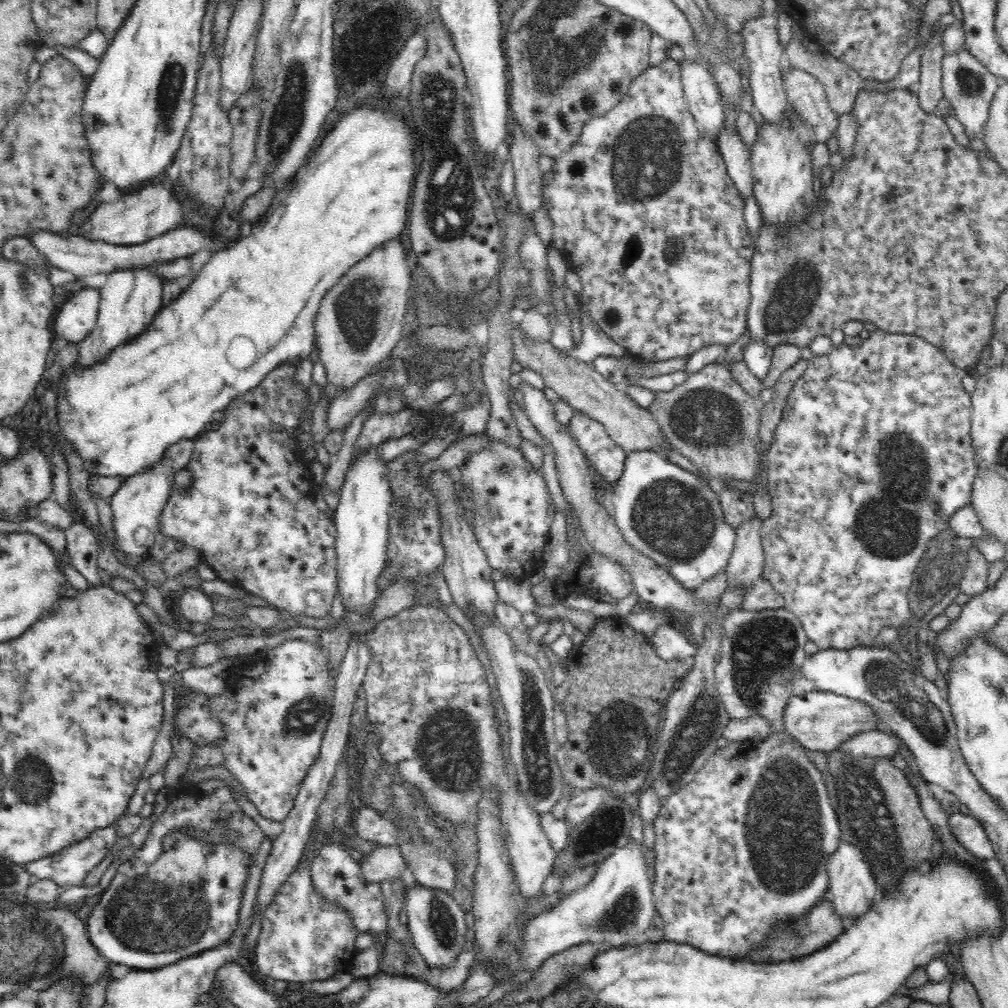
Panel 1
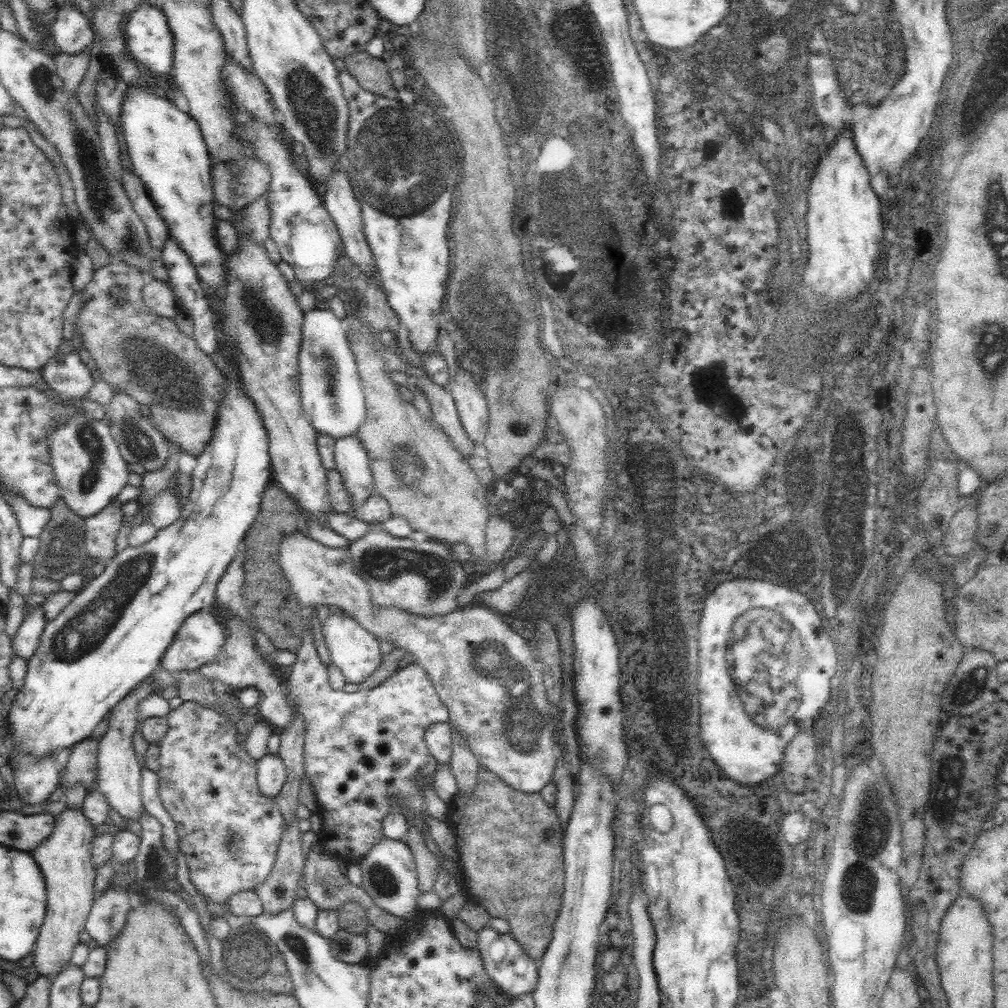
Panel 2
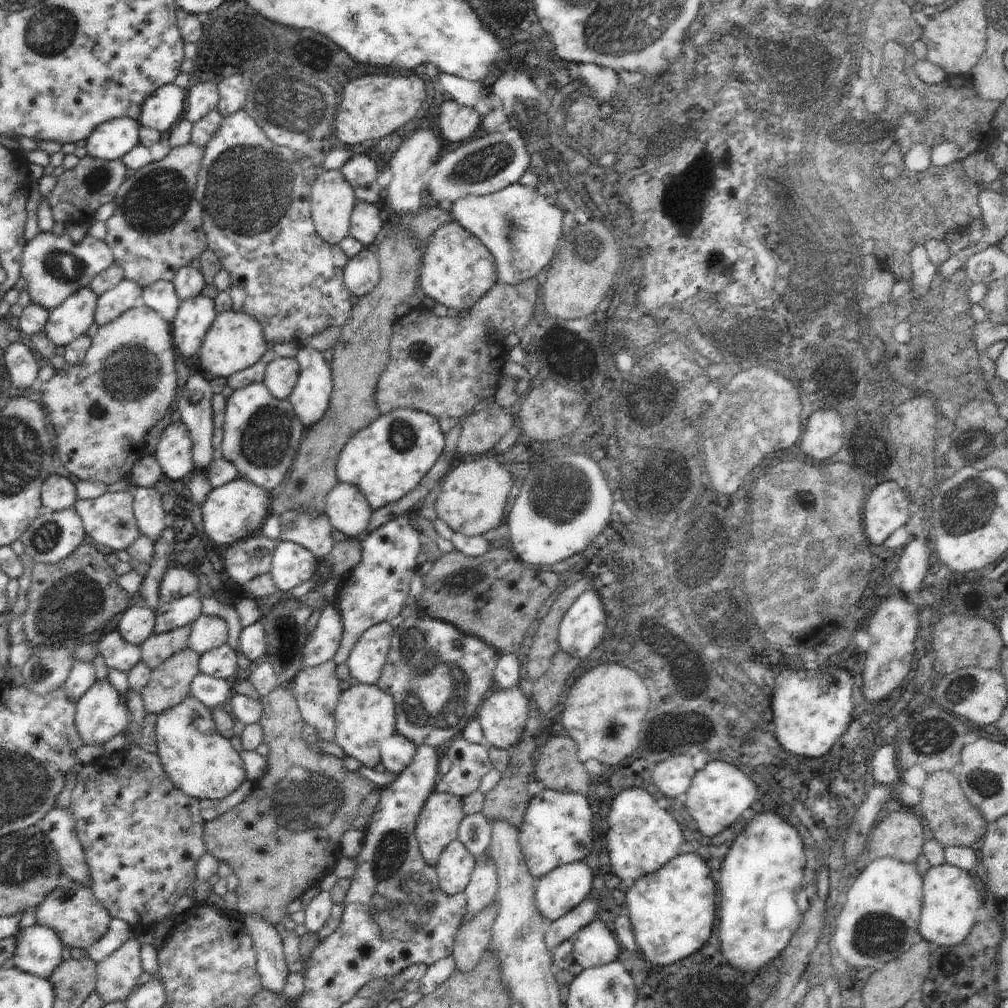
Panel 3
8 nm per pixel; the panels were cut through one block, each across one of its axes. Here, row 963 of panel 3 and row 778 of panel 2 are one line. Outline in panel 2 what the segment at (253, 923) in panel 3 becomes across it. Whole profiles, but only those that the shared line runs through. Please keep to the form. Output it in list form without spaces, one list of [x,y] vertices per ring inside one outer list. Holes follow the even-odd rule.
[[[266,755],[257,760],[257,784],[264,796],[276,798],[287,777],[286,766],[278,755]]]

